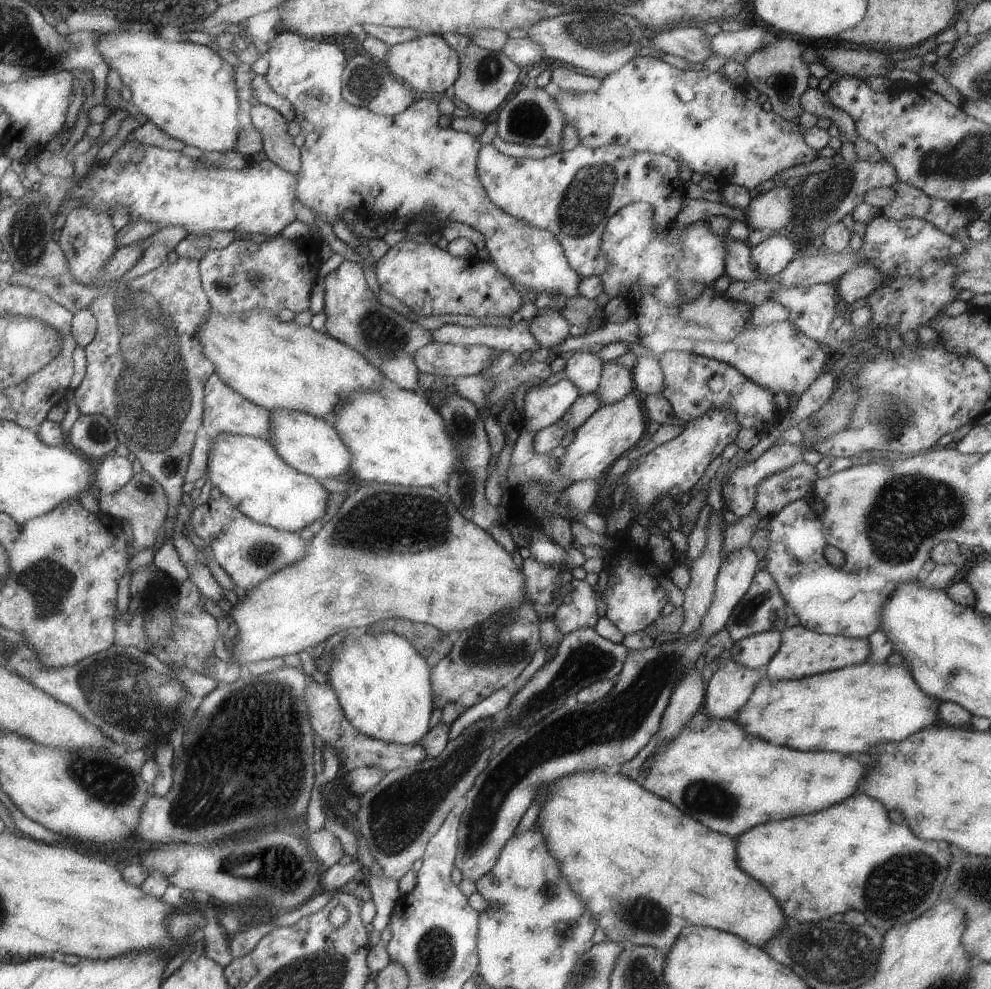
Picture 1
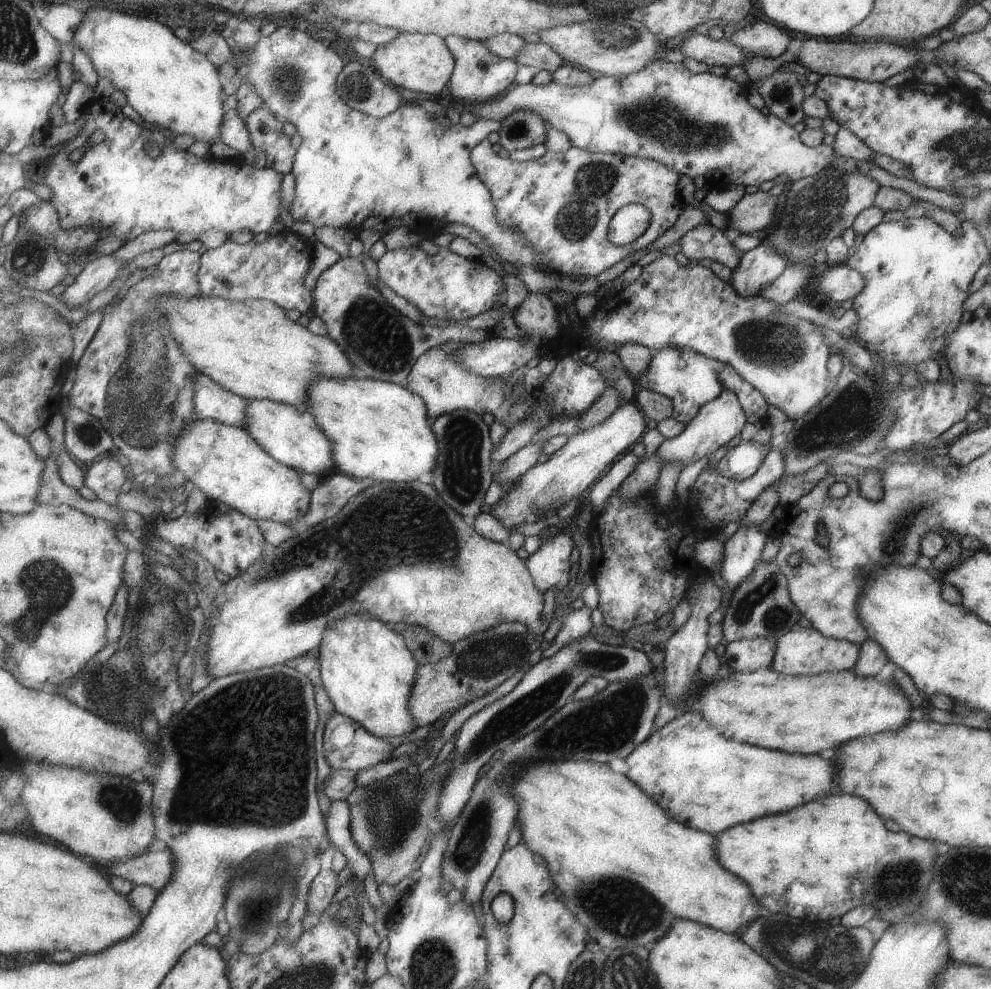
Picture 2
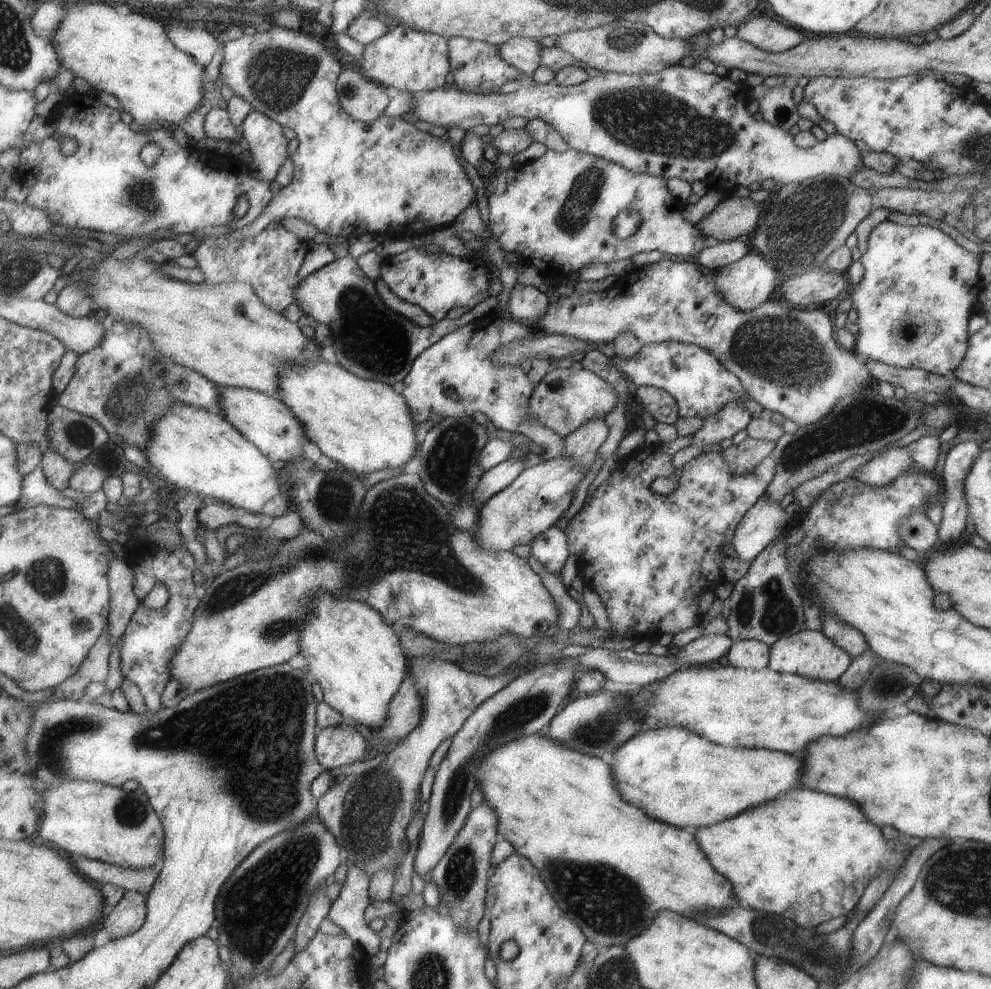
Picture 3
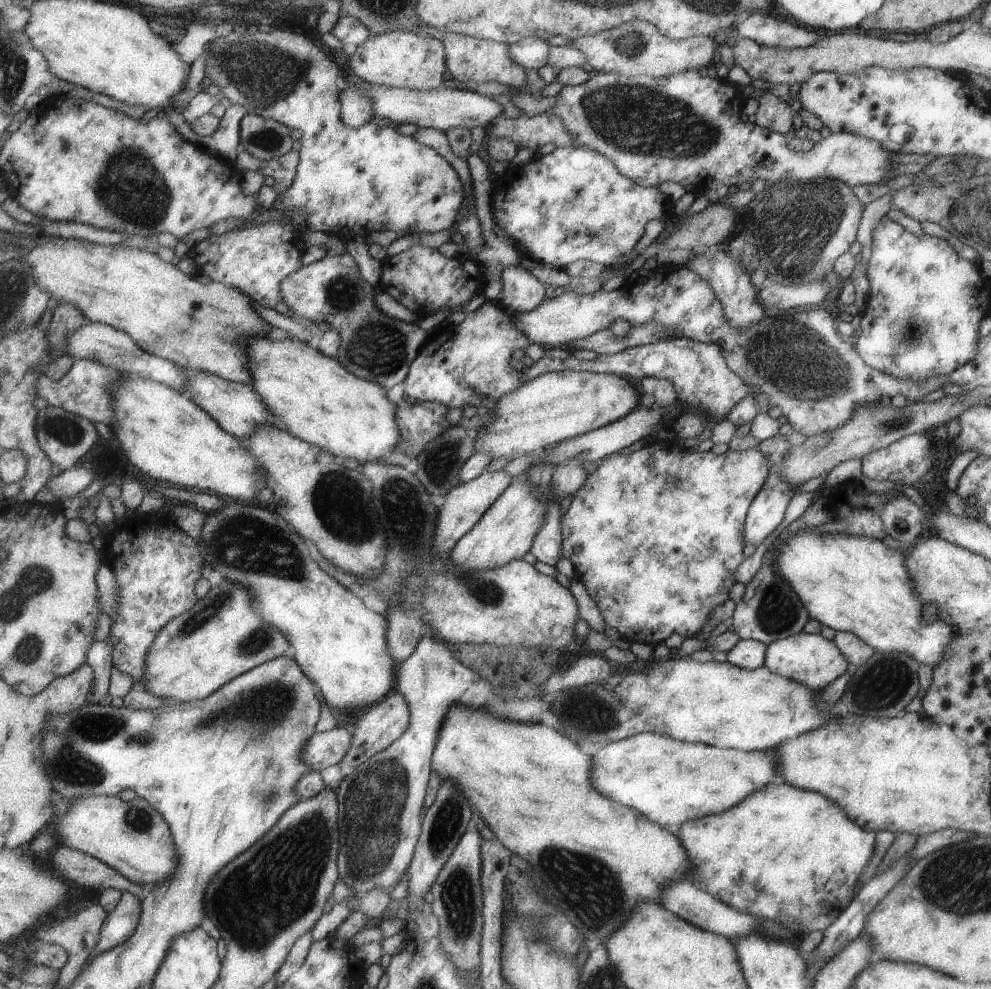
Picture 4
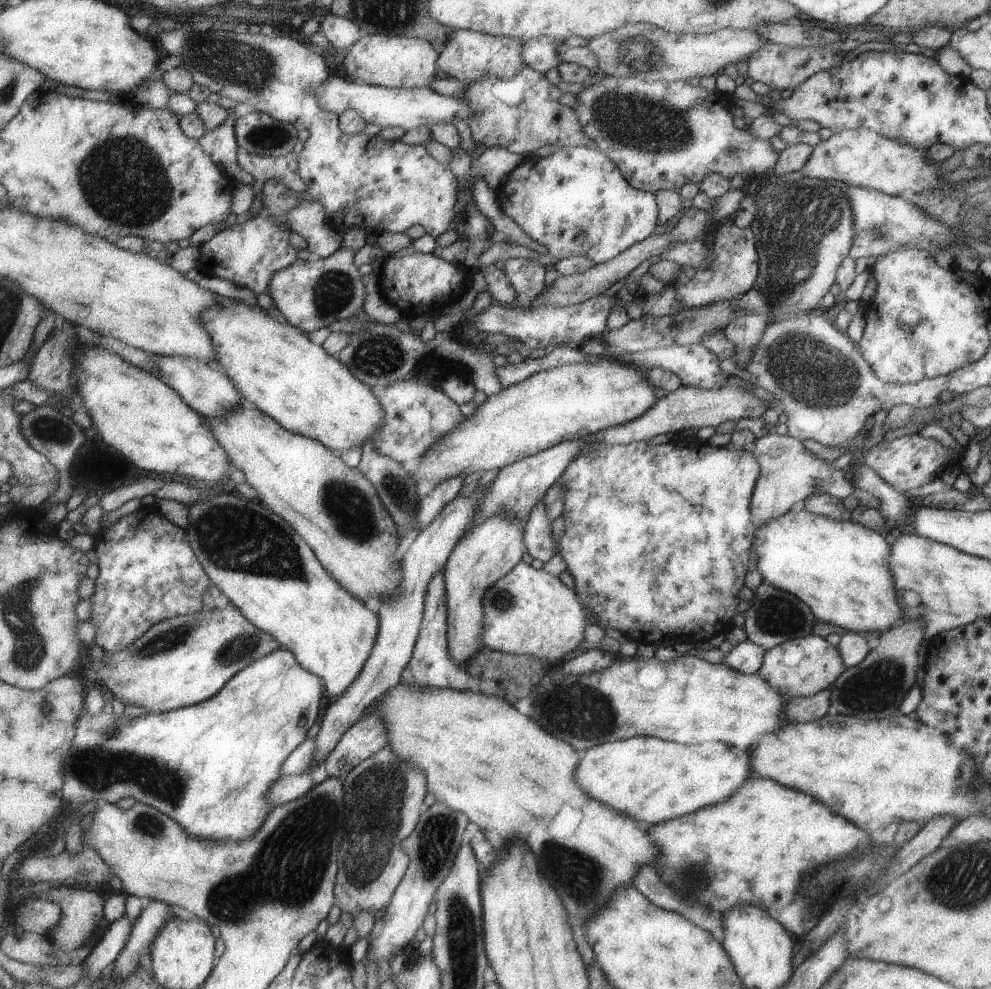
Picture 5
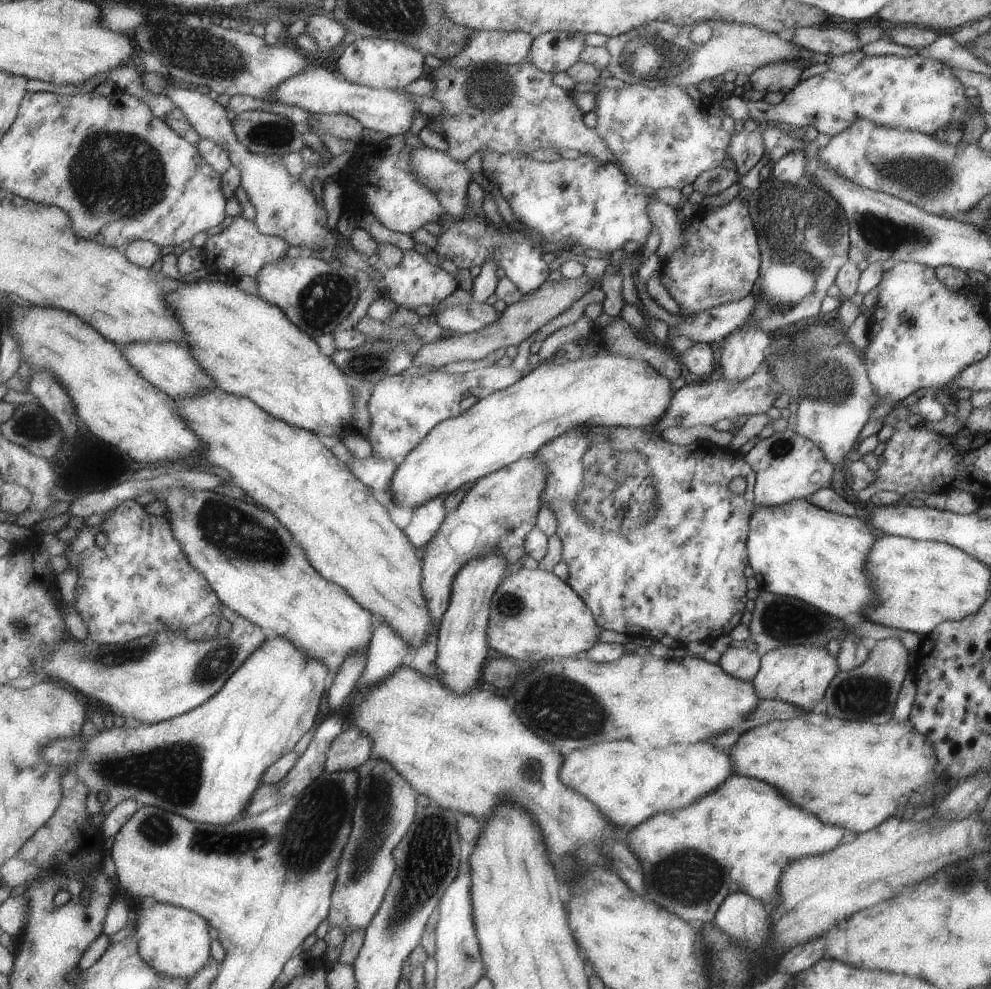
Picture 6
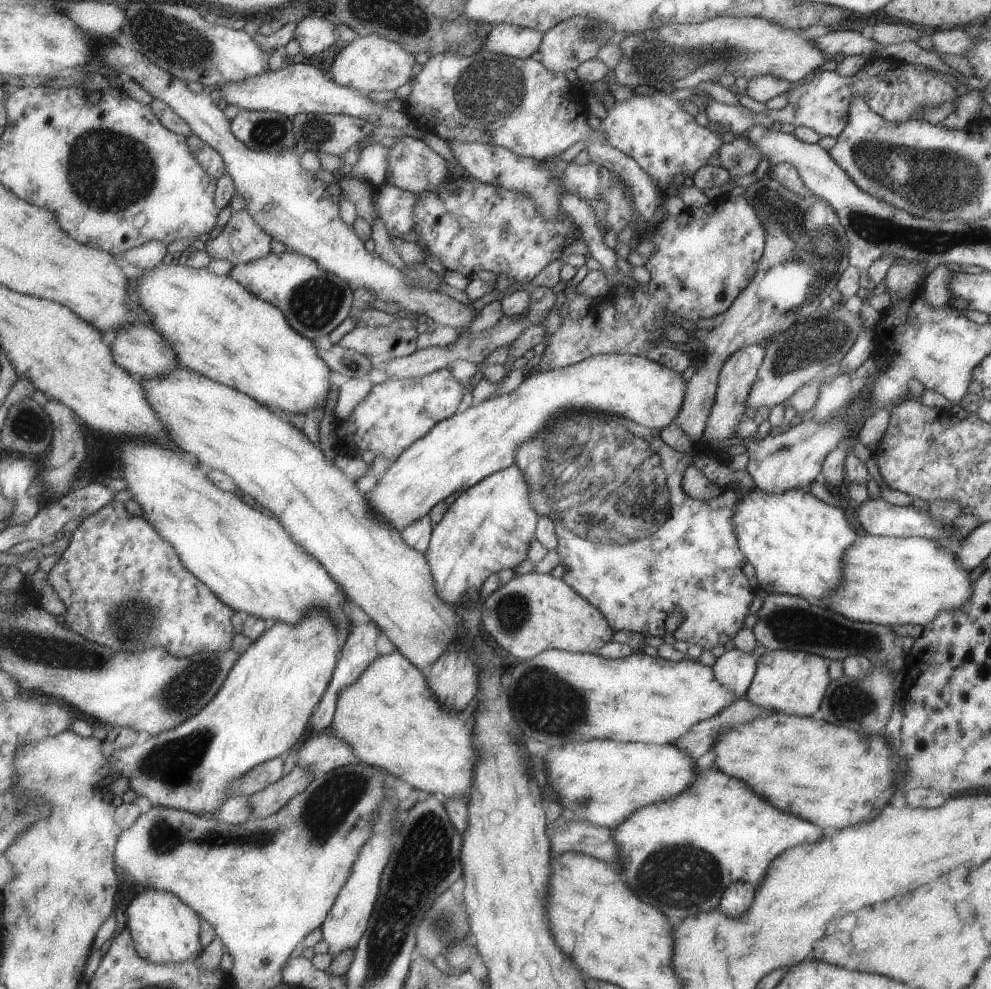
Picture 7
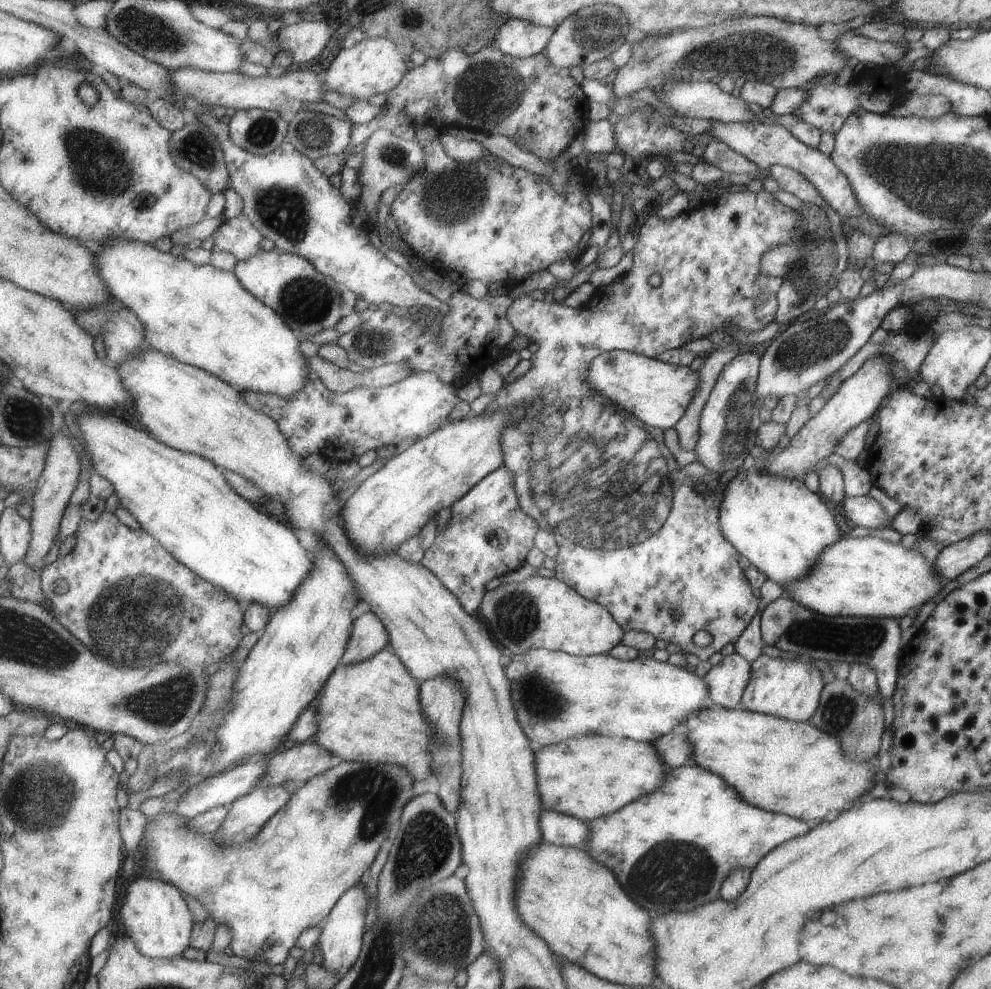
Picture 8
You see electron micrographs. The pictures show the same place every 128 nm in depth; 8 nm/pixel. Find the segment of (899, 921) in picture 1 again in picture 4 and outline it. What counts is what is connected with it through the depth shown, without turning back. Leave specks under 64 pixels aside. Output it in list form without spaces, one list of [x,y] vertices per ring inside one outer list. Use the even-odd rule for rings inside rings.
[[[781,781],[771,783],[763,789],[754,790],[747,794],[735,806],[724,810],[719,814],[705,815],[701,818],[694,818],[690,821],[682,822],[675,830],[675,836],[679,839],[681,846],[687,851],[690,869],[686,872],[685,878],[690,879],[695,886],[701,887],[707,894],[713,898],[719,899],[723,904],[738,910],[739,912],[749,912],[753,916],[761,916],[763,919],[777,923],[784,931],[787,931],[795,938],[801,938],[809,934],[812,930],[826,929],[837,915],[847,906],[847,903],[855,896],[857,890],[853,889],[855,880],[862,872],[863,867],[867,864],[873,854],[875,844],[875,833],[873,831],[863,830],[855,826],[833,802],[827,800],[825,796],[817,792],[807,792],[799,788],[788,785]]]

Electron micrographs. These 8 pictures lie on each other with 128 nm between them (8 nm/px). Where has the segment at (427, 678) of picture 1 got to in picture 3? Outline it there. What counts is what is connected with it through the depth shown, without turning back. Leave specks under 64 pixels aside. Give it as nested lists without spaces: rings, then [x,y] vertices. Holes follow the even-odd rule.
[[[321,593],[311,602],[311,608],[311,616],[303,628],[300,655],[306,659],[312,679],[321,686],[324,701],[344,718],[351,718],[373,731],[385,726],[387,718],[391,718],[391,702],[402,689],[411,668],[402,639],[383,620],[382,614],[366,602],[341,600],[333,598],[333,594]]]

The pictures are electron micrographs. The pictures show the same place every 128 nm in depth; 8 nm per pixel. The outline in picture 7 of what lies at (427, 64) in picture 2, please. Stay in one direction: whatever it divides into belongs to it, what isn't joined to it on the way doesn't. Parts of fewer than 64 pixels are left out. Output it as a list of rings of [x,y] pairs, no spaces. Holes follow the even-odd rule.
[[[379,35],[357,36],[336,56],[331,74],[341,86],[360,90],[362,93],[381,90],[397,90],[399,86],[413,80],[413,66],[417,58],[397,41]]]

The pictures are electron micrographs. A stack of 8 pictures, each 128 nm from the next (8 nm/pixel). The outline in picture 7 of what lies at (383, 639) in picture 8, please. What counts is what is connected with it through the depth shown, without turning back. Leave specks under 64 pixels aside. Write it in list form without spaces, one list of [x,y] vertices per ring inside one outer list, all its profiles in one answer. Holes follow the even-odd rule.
[[[355,622],[349,629],[350,636],[342,649],[340,658],[338,661],[337,669],[334,673],[334,678],[331,680],[331,685],[327,688],[325,696],[323,696],[322,702],[314,712],[314,716],[311,718],[311,729],[313,734],[325,730],[330,731],[334,722],[335,714],[337,712],[337,702],[339,702],[339,696],[341,696],[341,690],[345,690],[347,686],[351,686],[354,682],[357,682],[363,672],[380,658],[379,650],[377,650],[377,640],[381,636],[382,630],[374,624],[363,624],[363,622]]]

